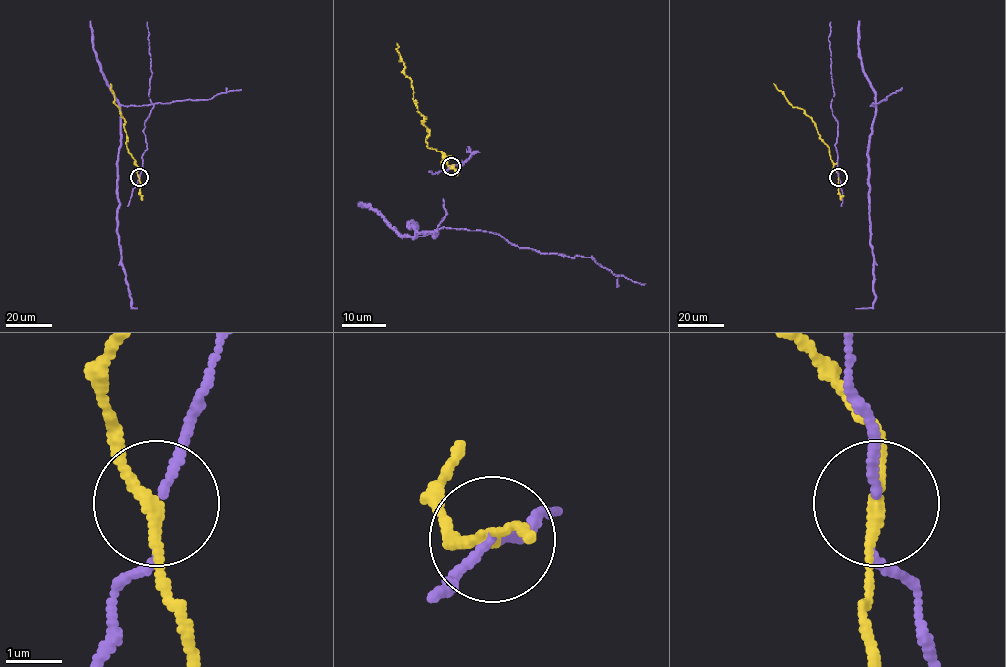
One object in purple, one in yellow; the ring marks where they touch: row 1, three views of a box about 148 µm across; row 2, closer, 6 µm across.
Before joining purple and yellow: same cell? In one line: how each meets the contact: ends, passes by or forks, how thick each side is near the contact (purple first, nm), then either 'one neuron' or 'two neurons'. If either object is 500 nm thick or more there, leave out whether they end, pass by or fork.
purple passes by; yellow passes by; 110 nm thick on the purple side, 190 nm on the other; two neurons

